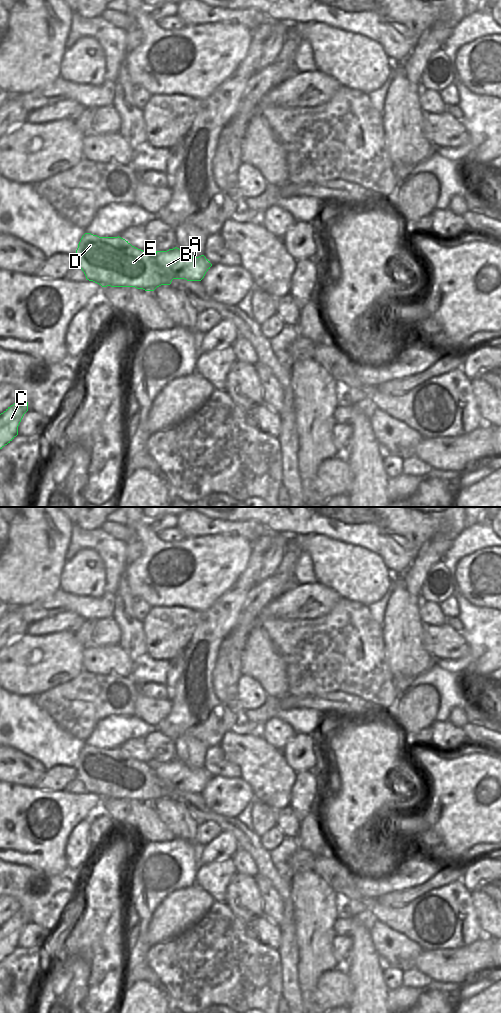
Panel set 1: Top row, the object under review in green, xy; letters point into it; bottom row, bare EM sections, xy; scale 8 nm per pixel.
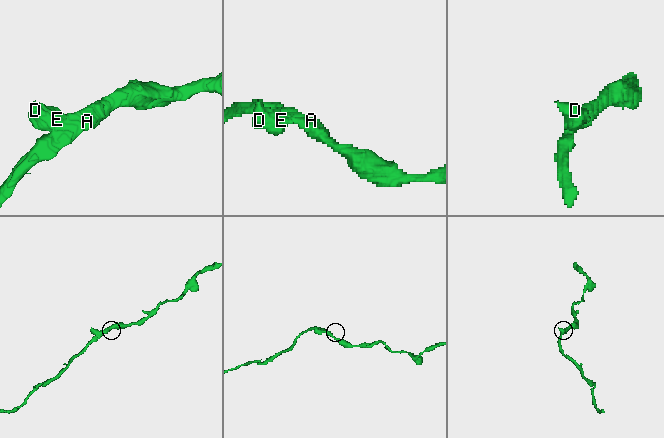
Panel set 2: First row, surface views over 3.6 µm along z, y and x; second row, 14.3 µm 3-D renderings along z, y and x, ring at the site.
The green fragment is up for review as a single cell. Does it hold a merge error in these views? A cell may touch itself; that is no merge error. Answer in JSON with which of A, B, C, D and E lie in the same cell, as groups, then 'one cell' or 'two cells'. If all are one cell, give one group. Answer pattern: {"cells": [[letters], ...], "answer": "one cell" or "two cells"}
{"cells": [["A", "B", "C"], ["D", "E"]], "answer": "two cells"}

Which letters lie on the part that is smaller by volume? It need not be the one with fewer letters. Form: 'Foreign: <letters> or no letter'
Foreign: D, E

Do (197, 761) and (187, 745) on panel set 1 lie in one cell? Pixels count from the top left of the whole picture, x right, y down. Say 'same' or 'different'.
same

